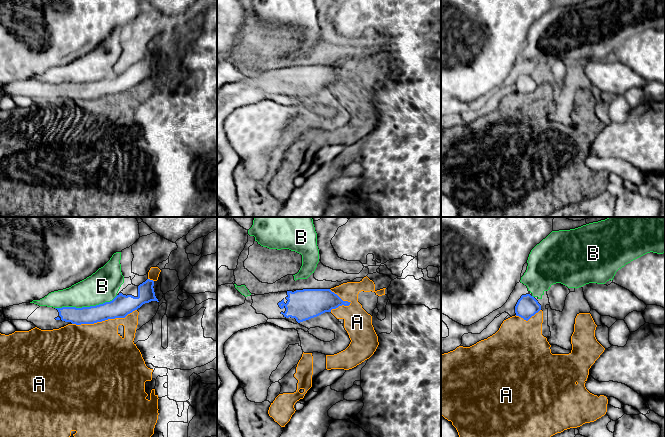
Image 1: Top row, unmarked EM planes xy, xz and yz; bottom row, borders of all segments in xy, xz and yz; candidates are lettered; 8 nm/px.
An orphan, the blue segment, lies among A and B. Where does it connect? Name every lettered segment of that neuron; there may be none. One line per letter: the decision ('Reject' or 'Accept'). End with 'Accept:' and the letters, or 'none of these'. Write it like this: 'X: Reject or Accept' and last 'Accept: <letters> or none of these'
A: Reject
B: Reject
Accept: none of these

